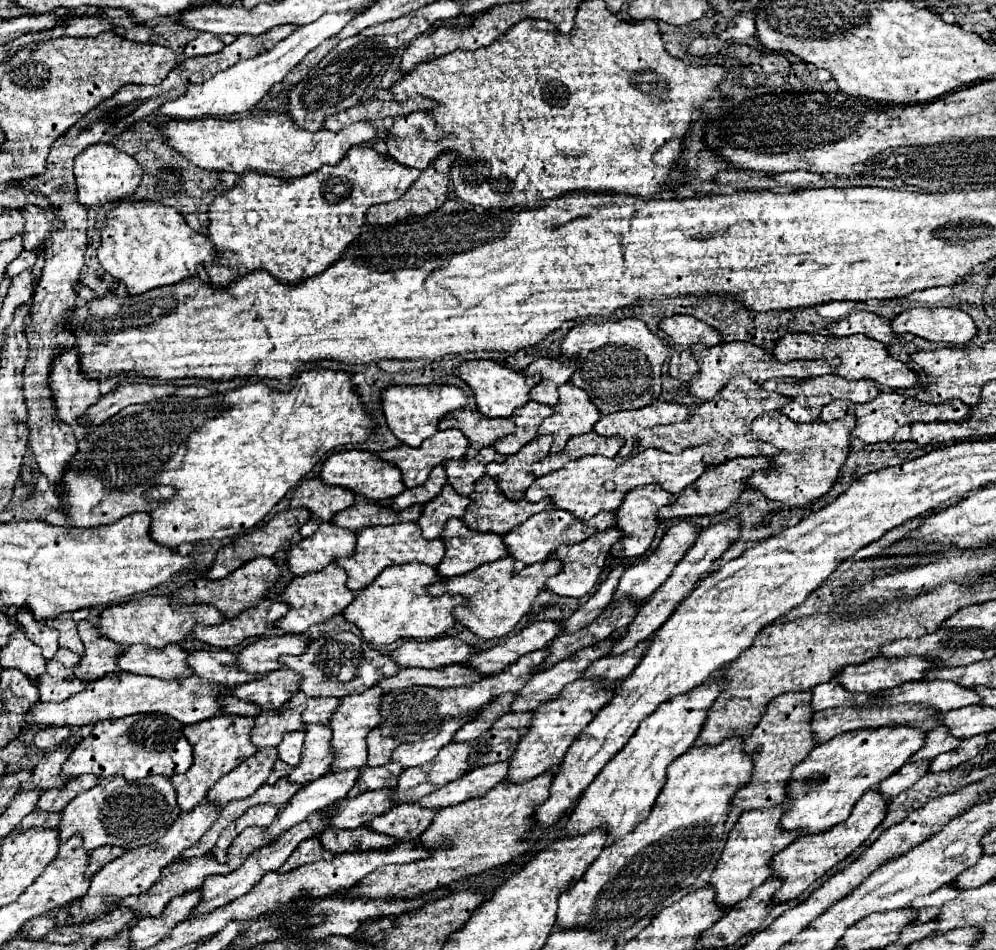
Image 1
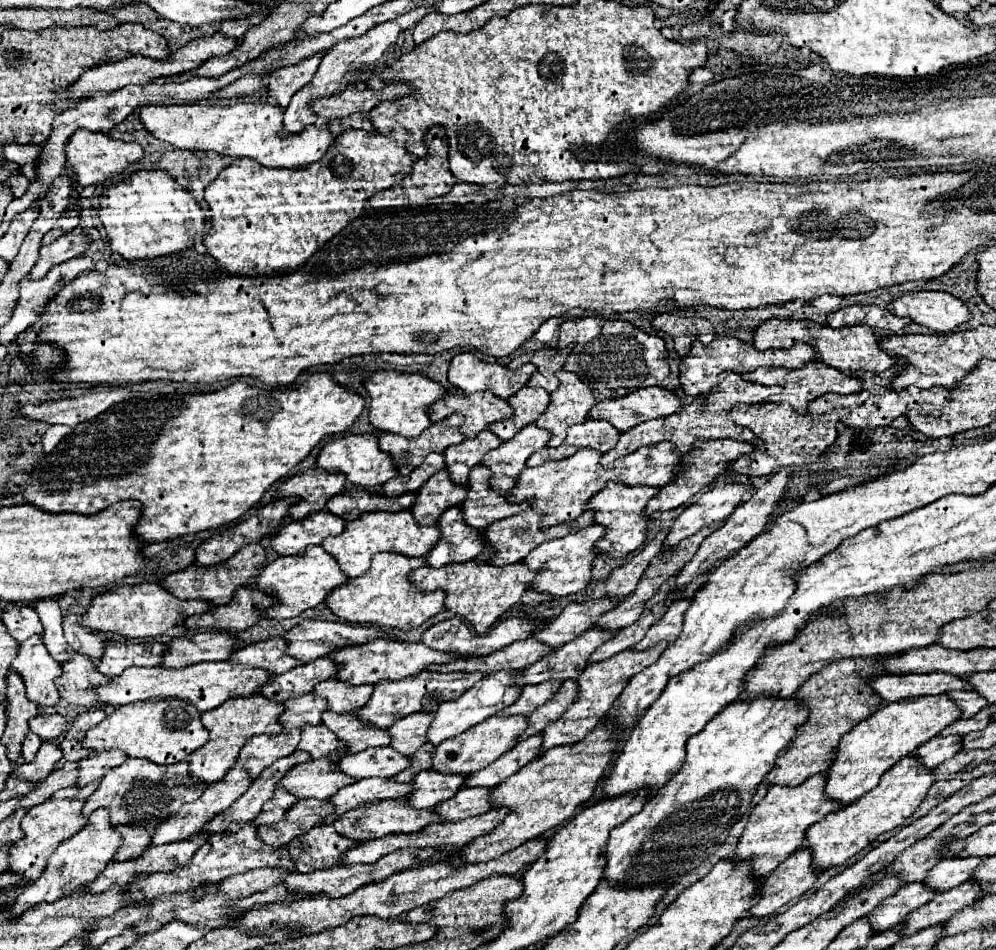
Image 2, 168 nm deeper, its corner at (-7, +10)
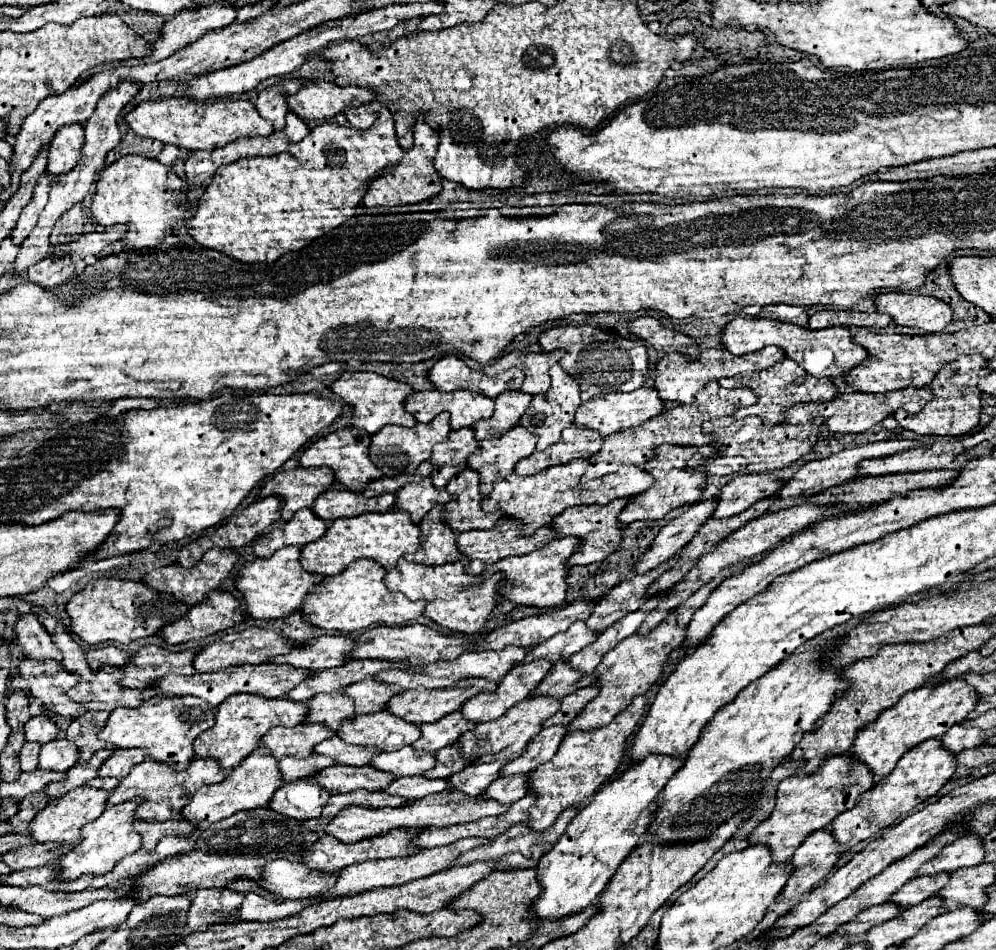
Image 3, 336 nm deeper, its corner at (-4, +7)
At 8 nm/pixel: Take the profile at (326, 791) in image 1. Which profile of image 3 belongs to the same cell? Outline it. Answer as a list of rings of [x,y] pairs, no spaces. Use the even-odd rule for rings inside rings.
[[[404,746],[396,752],[382,752],[380,756],[374,756],[372,766],[382,770],[382,772],[390,772],[396,778],[400,778],[400,776],[420,776],[426,770],[436,766],[436,754],[420,752],[418,748]]]

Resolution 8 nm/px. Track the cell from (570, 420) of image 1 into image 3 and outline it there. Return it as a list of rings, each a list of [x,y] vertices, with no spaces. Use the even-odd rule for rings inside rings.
[[[554,364],[550,368],[550,378],[552,386],[544,394],[536,394],[532,398],[532,404],[528,406],[528,412],[520,418],[520,426],[524,426],[528,432],[538,436],[536,450],[546,450],[548,446],[556,444],[560,440],[560,434],[564,428],[574,424],[574,412],[580,406],[580,392],[578,392],[578,382],[562,370],[560,364]]]

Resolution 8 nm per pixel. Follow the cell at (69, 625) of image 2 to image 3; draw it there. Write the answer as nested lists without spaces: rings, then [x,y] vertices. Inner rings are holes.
[[[102,644],[102,646],[94,646],[94,648],[88,648],[86,650],[86,656],[88,656],[88,664],[92,670],[100,670],[102,666],[124,666],[128,664],[128,660],[132,660],[132,656],[116,646],[110,646],[110,644]]]

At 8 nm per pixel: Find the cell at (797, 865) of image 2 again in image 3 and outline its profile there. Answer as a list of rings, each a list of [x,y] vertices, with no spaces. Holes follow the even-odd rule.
[[[830,828],[812,832],[812,836],[804,840],[804,844],[794,852],[790,860],[794,864],[794,872],[780,892],[780,898],[804,898],[820,880],[824,880],[832,872],[842,852],[844,848],[840,848],[836,840],[832,840]]]

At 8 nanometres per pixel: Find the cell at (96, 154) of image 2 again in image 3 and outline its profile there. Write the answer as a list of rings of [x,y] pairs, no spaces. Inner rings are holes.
[[[70,124],[56,132],[54,142],[48,148],[48,172],[64,174],[70,172],[82,156],[82,126]]]

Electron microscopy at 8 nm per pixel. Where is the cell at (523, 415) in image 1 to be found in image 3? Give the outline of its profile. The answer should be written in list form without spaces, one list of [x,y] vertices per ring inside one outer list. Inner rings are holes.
[[[510,390],[510,392],[502,392],[500,396],[494,398],[494,414],[488,420],[478,420],[474,424],[474,436],[476,440],[484,440],[490,436],[500,436],[508,430],[512,430],[520,416],[526,412],[528,404],[530,404],[532,396],[524,394],[520,390]]]

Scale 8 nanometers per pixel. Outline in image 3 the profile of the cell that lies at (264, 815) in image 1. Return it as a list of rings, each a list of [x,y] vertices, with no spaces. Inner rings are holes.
[[[294,780],[278,788],[268,806],[296,820],[310,820],[320,816],[330,796],[332,794],[324,792],[324,788],[316,784],[316,780]]]

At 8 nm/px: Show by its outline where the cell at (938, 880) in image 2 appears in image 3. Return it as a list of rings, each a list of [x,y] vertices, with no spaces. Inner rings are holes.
[[[934,874],[934,876],[922,876],[916,880],[910,880],[908,884],[904,884],[904,888],[900,888],[900,892],[892,894],[892,904],[898,904],[898,908],[910,908],[916,906],[920,902],[924,902],[926,898],[930,898],[932,894],[936,894],[950,878],[950,874]]]

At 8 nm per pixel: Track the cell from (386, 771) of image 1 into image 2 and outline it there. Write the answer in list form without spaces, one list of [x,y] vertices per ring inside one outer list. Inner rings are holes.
[[[425,743],[417,749],[417,753],[411,757],[411,765],[403,771],[403,773],[397,773],[393,775],[393,781],[403,781],[407,783],[409,779],[413,779],[415,773],[423,771],[423,769],[429,769],[431,767],[431,753],[435,751],[435,747],[431,743]]]

